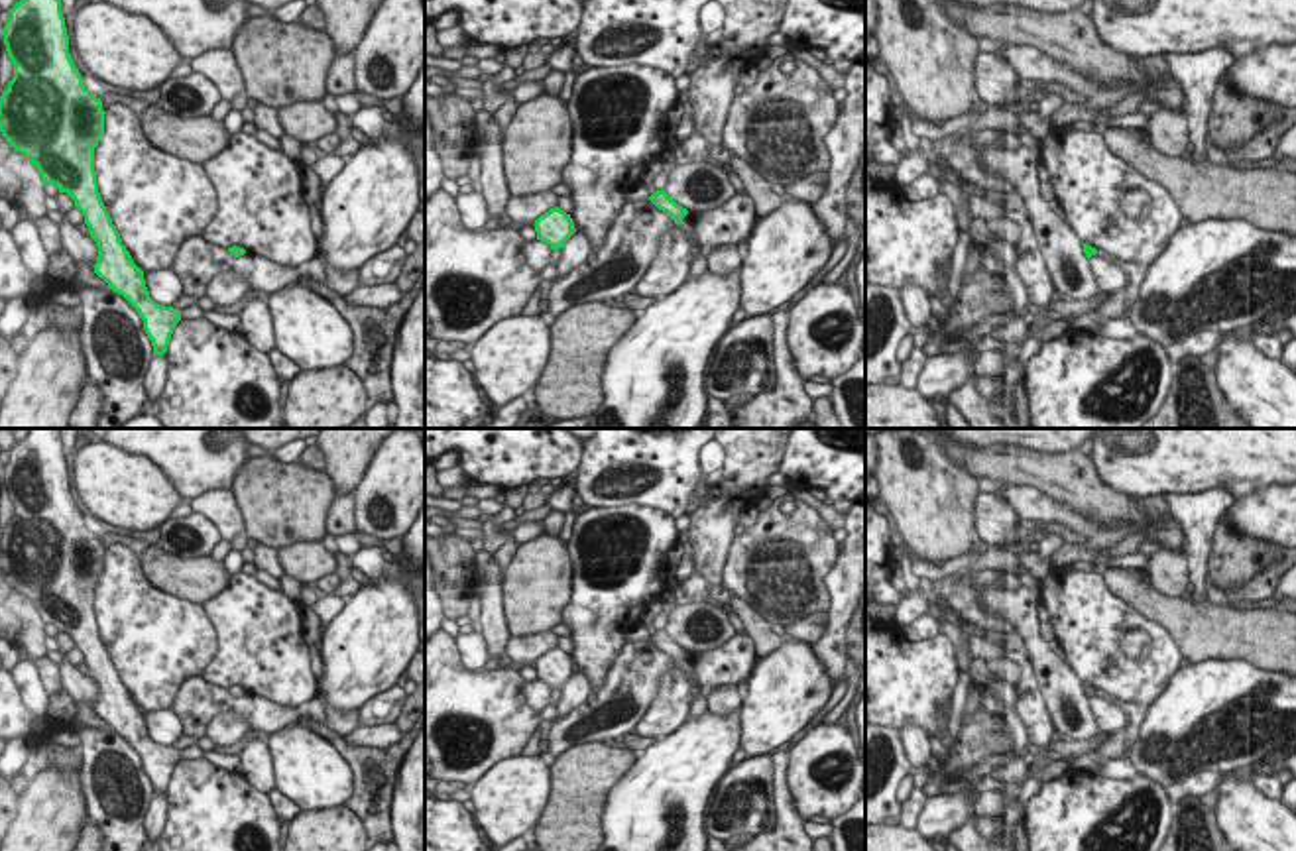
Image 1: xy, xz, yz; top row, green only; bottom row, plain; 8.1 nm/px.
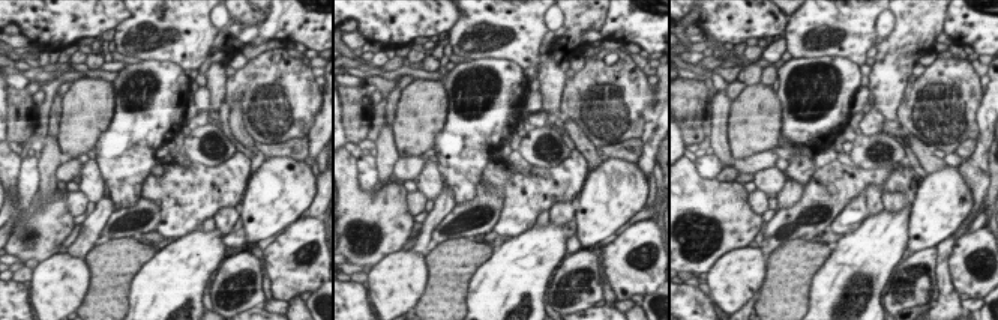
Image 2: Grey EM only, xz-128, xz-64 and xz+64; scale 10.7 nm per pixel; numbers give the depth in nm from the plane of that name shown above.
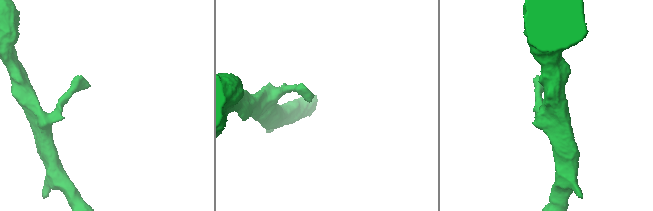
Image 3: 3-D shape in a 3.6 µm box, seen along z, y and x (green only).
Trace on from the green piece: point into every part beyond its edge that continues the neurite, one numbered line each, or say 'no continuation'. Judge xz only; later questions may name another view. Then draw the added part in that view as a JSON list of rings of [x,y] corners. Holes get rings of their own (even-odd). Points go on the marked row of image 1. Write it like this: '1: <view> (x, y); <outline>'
1: xz (699, 266); [[[682,218],[682,222],[677,224],[677,228],[686,236],[686,240],[692,242],[692,248],[696,250],[692,254],[692,261],[690,261],[690,267],[688,267],[688,277],[696,279],[696,277],[700,277],[702,273],[708,271],[708,261],[698,254],[698,246],[694,244],[690,222],[686,218]]]

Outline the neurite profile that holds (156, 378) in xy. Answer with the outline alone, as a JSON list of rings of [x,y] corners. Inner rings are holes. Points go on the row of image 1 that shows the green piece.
[[[153,354],[149,368],[147,368],[147,377],[146,377],[146,389],[147,389],[147,397],[151,401],[155,401],[161,395],[161,391],[165,389],[165,379],[167,379],[165,354],[163,356]]]

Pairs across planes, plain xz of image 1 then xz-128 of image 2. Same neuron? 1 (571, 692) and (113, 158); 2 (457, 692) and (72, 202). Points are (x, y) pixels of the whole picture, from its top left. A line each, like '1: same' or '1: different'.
1: different
2: different

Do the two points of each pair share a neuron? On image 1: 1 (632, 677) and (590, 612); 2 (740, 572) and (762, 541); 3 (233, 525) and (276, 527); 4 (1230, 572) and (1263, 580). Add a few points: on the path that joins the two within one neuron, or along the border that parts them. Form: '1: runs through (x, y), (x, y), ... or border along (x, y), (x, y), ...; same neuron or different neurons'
1: border along (622, 651), (606, 682), (592, 692); different neurons
2: runs through (748, 565), (762, 549); same neuron
3: border along (229, 490), (236, 502), (244, 531); different neurons
4: border along (1275, 563), (1241, 586), (1232, 586), (1226, 592); different neurons

